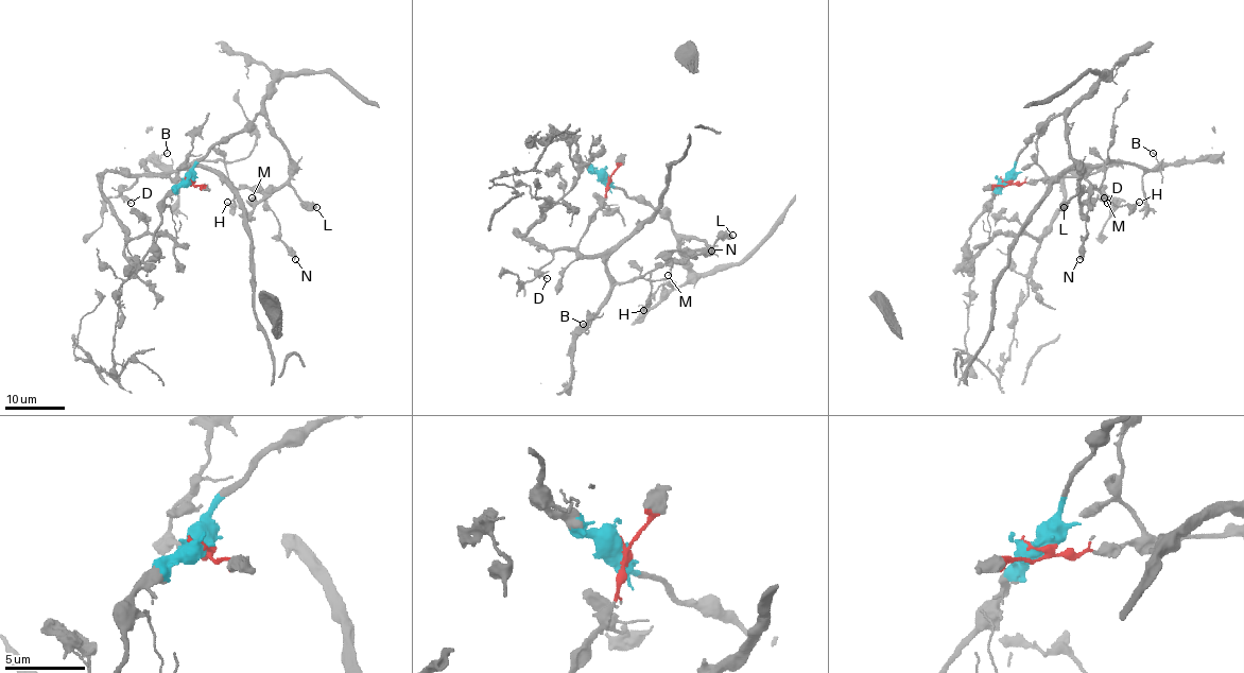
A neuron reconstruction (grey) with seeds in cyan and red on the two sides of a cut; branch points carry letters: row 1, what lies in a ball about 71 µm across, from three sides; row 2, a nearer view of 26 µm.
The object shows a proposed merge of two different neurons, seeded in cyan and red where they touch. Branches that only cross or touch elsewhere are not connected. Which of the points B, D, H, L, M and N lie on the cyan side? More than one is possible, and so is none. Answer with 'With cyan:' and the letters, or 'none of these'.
With cyan: L, M

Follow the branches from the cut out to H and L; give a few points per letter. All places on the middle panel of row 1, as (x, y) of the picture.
H: (607, 175), (606, 197), (580, 240), (579, 251), (600, 257), (618, 282), (651, 270), (650, 302), (643, 311)
L: (607, 176), (607, 182), (629, 196), (642, 197), (678, 234), (704, 242), (705, 251), (719, 239), (732, 236)

